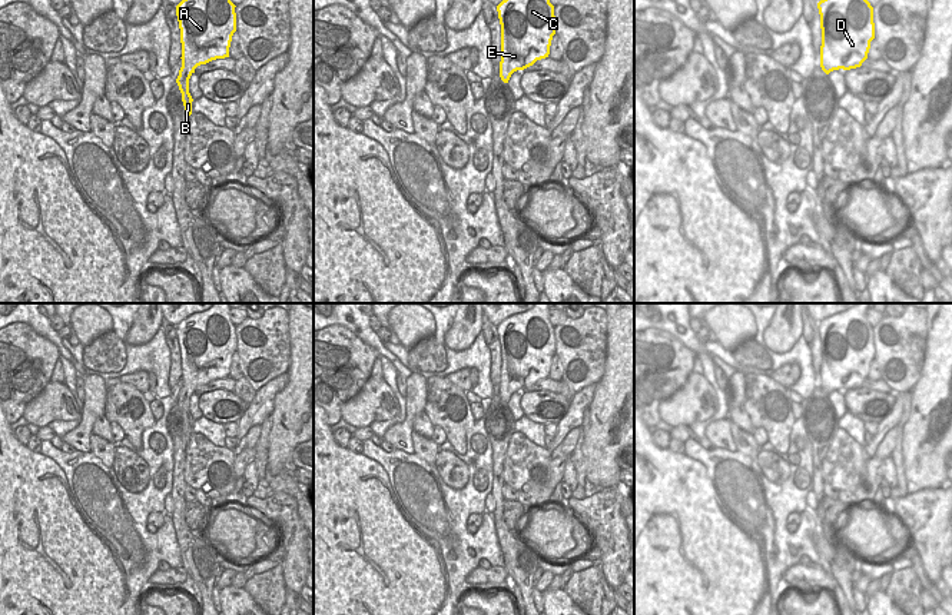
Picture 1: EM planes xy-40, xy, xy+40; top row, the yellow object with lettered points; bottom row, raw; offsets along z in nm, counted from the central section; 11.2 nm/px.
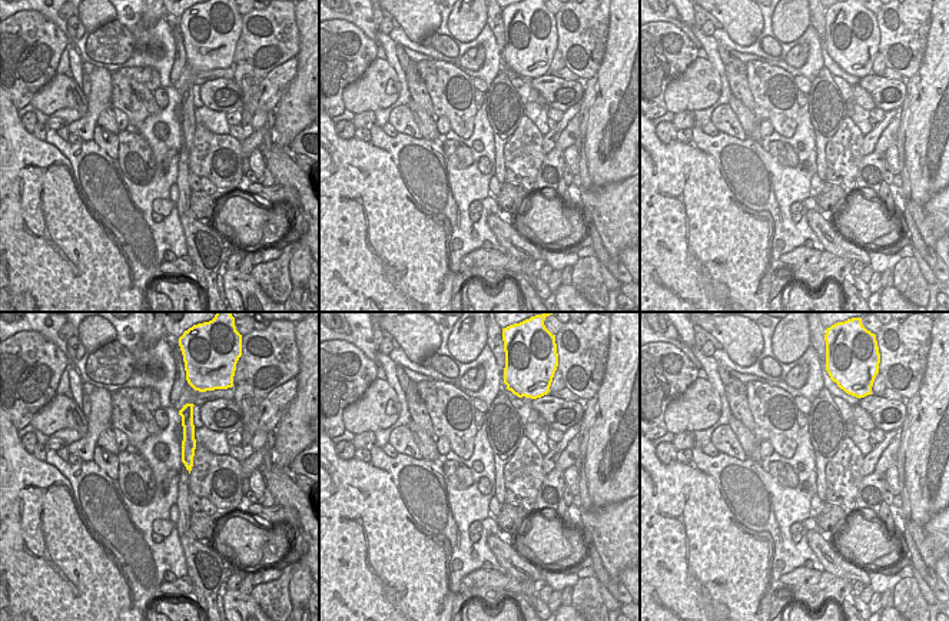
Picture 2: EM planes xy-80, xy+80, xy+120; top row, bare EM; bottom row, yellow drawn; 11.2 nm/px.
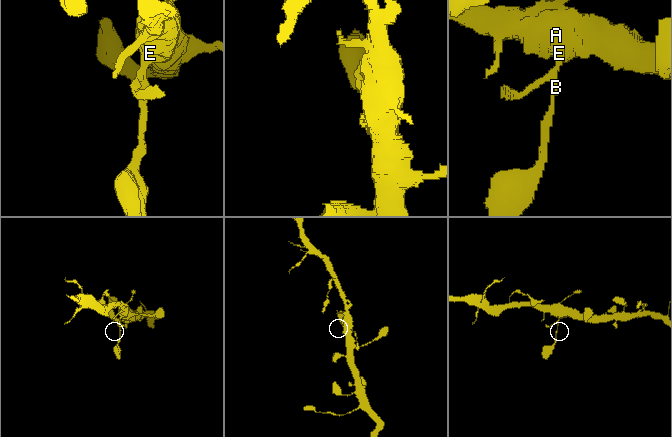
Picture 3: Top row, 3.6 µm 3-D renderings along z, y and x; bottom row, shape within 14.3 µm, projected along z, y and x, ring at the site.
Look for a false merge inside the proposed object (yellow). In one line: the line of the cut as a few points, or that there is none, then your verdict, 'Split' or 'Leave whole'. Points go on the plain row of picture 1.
No split. Leave whole.

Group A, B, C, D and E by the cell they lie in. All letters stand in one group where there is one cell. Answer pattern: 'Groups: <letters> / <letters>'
Groups: A B C D E.

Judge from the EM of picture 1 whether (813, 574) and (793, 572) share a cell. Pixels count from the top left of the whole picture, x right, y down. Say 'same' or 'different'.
same

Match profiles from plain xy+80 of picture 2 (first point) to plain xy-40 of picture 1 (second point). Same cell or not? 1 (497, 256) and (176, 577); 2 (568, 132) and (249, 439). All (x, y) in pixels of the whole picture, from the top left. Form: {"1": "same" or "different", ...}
{"1": "same", "2": "same"}

